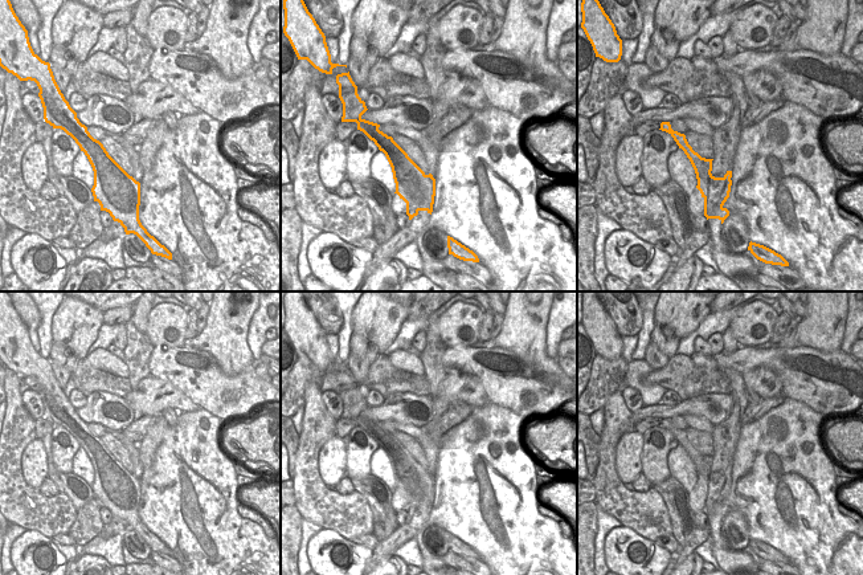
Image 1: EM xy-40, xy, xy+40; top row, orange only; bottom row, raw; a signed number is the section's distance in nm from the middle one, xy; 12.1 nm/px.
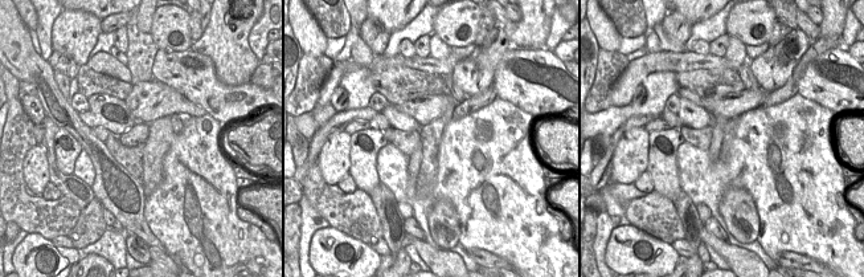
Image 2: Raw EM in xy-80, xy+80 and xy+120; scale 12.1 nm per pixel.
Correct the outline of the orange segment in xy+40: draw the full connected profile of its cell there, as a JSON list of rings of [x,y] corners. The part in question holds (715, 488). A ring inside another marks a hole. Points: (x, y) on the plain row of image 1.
[[[662,419],[659,427],[668,429],[690,456],[698,476],[696,485],[704,496],[704,513],[707,517],[719,515],[723,521],[729,513],[729,507],[723,502],[729,494],[732,468],[727,468],[723,474],[715,474],[711,470],[713,456],[702,454],[695,449],[688,441],[684,431],[674,428],[670,419]]]

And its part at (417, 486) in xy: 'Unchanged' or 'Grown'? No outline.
Unchanged.

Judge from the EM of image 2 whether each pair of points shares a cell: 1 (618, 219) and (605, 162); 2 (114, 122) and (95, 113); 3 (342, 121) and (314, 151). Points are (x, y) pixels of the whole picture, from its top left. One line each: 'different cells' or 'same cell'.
1: different cells
2: same cell
3: same cell

